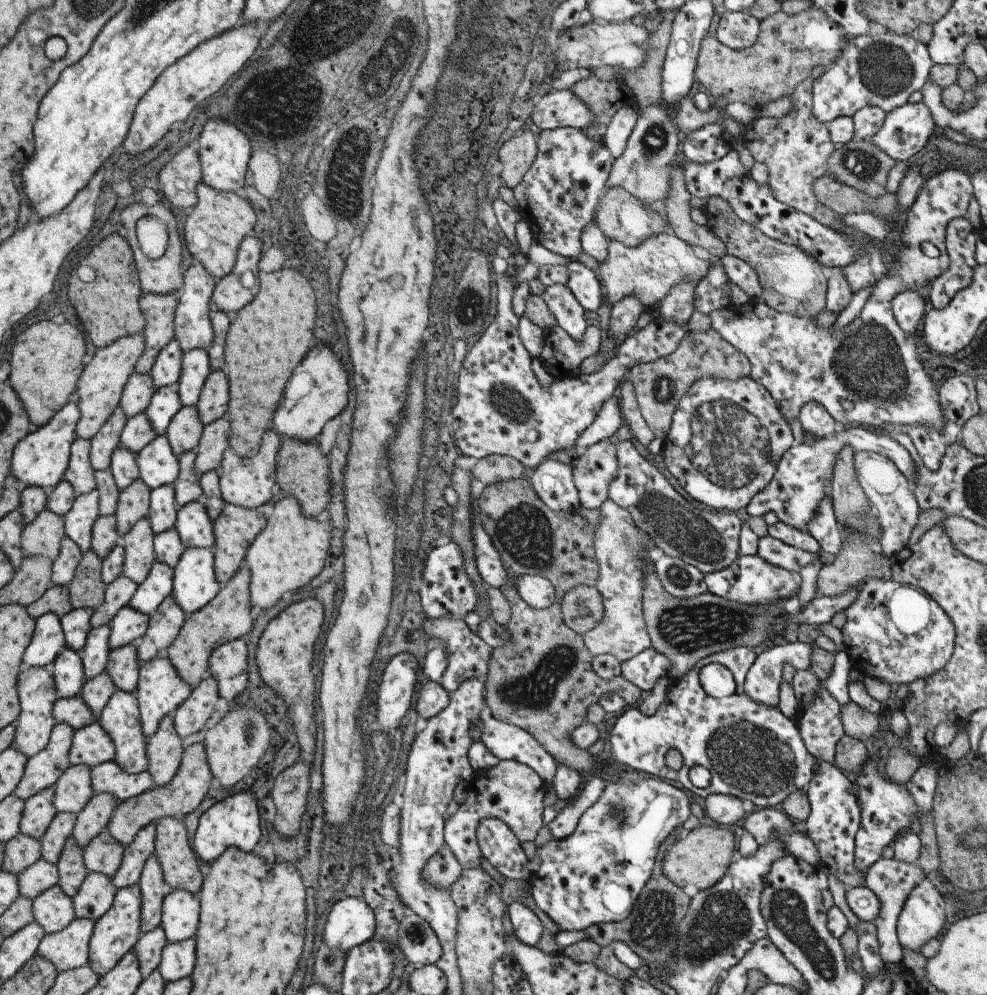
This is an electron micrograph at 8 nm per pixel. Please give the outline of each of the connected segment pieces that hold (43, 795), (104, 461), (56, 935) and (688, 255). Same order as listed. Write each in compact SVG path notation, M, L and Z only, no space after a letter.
M49 787L36 792L25 800L19 833L36 839L41 838L51 819L57 813L52 803L53 797L54 788Z
M119 406L109 415L103 426L90 438L89 456L95 471L105 470L110 465L111 453L119 446L119 435L126 423L126 414Z
M75 918L65 928L45 933L38 944L37 954L51 961L57 972L87 964L88 942L94 922L90 918Z
M659 233L632 247L625 246L615 239L607 240L607 260L598 266L597 276L603 288L607 307L611 307L625 295L635 295L641 301L644 310L651 309L659 305L667 291L678 282L691 281L697 284L712 262L712 259L701 260L694 256L691 246L675 235Z

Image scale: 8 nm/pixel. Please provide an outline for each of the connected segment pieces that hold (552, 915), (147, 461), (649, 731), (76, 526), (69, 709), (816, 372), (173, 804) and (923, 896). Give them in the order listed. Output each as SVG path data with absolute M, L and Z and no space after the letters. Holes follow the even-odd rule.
M629 774L622 775L615 783L604 786L599 799L579 816L569 836L561 840L551 838L547 844L536 848L541 863L536 873L528 878L530 894L537 908L557 926L557 932L584 931L593 925L627 917L651 876L659 844L690 815L690 802L685 792L678 787L667 784L665 780L642 778L631 781Z
M165 434L156 436L137 454L138 477L150 488L172 484L179 472L178 457L172 453Z
M733 647L710 654L698 660L695 666L681 678L671 681L671 687L652 716L644 716L637 708L625 708L617 715L610 732L606 734L610 741L611 760L601 761L600 766L615 765L619 762L623 766L648 772L665 780L679 782L680 786L692 792L695 798L707 795L734 796L746 802L750 809L769 809L770 806L777 806L790 792L805 791L819 761L807 752L795 722L783 716L775 707L753 702L742 691L742 681L755 657L751 649L747 647ZM709 663L722 664L731 672L736 686L732 695L713 698L705 694L698 679L698 672L700 668ZM669 748L675 748L682 756L682 766L677 771L668 769L663 763L663 758ZM699 765L707 768L710 774L709 786L704 789L694 787L687 779L689 768Z
M93 489L76 495L63 517L65 536L77 544L82 554L90 548L92 526L98 516L98 492Z
M79 695L58 698L54 702L52 713L57 723L67 723L75 731L96 720L89 707Z
M946 168L922 184L911 208L897 224L896 229L899 230L900 236L892 265L874 282L874 289L865 301L864 307L847 326L843 327L842 332L833 333L830 327L819 330L815 328L815 319L778 313L761 300L750 299L739 305L729 304L724 309L709 314L710 328L715 329L729 344L749 359L748 376L767 389L787 422L797 418L800 406L808 400L814 400L823 405L838 427L856 427L863 424L863 428L883 428L883 424L891 424L891 428L899 430L901 425L931 425L941 430L944 420L938 404L938 393L933 390L933 384L917 358L913 340L895 322L890 304L892 298L903 291L928 286L947 268L948 256L944 245L946 224L957 217L966 218L967 202L971 195L970 175L957 169ZM921 242L931 242L938 249L939 255L933 258L923 255Z
M203 743L189 745L183 749L175 776L163 786L154 786L137 796L118 803L113 809L106 829L119 844L125 847L145 825L155 823L163 817L182 819L186 814L195 810L213 782L209 767L207 766Z
M921 879L907 895L896 920L900 948L919 952L927 940L941 932L947 913L947 902L939 891Z

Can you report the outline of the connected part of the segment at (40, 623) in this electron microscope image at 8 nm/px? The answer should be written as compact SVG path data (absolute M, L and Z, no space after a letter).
M45 613L36 618L34 634L23 656L23 667L48 668L66 642L55 613Z

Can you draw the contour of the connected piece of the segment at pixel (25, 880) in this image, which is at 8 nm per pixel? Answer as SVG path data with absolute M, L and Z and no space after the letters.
M40 858L16 877L18 880L18 894L33 900L41 892L56 884L58 870L55 865Z

